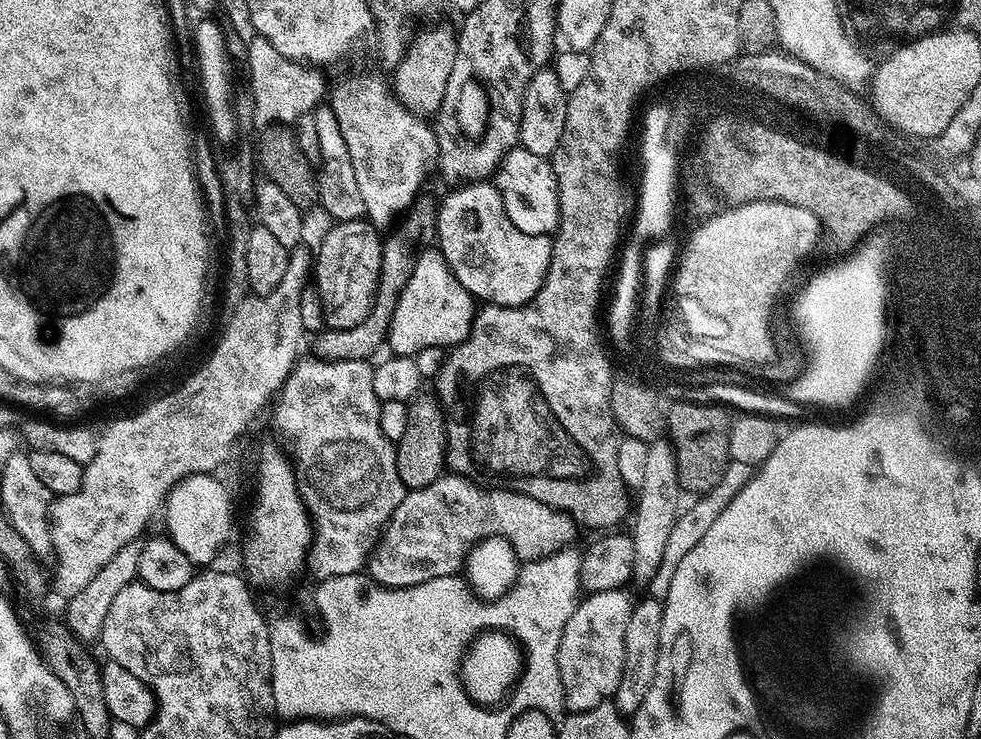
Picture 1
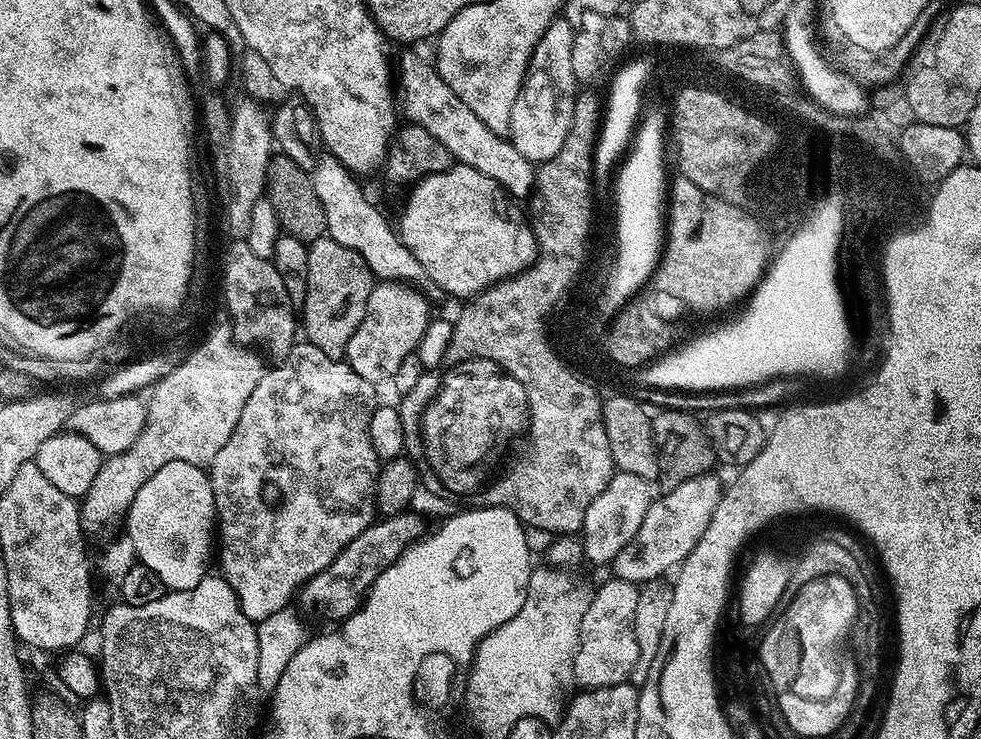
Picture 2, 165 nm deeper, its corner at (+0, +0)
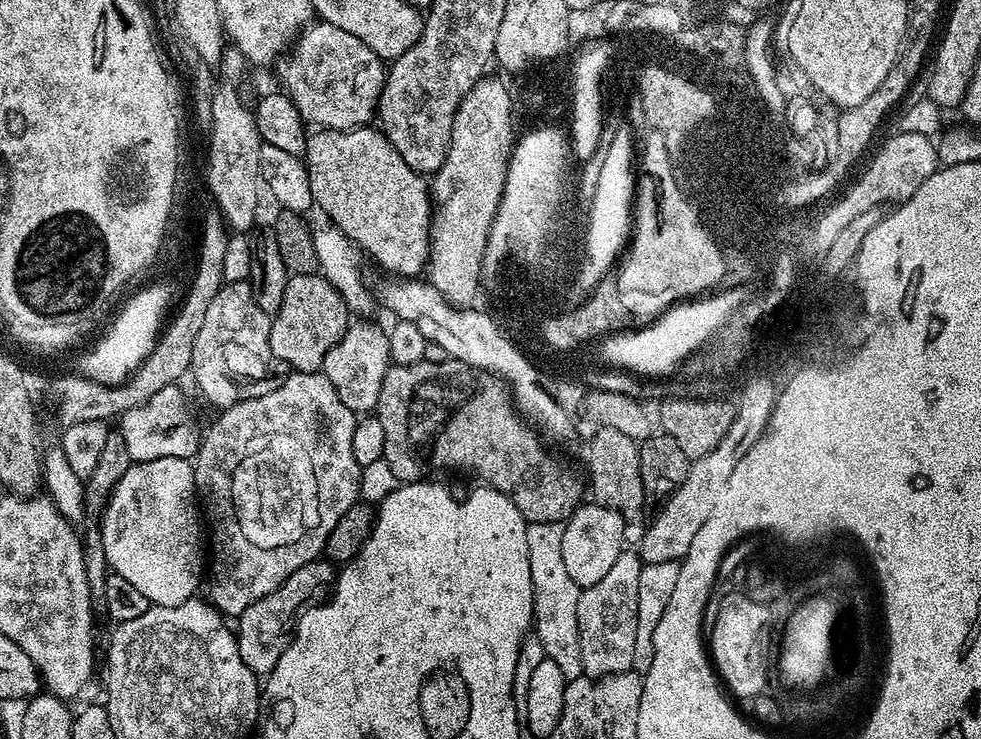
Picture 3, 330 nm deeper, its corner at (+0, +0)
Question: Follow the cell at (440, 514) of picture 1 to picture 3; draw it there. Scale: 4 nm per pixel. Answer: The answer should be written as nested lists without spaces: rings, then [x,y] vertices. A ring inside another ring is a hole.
[[[314,559],[306,566],[294,570],[294,574],[290,574],[290,578],[286,578],[286,582],[278,586],[278,590],[266,594],[266,598],[258,598],[254,606],[246,606],[246,610],[238,618],[237,624],[240,625],[235,625],[234,631],[242,660],[257,677],[268,677],[274,666],[278,666],[278,658],[282,658],[292,640],[300,613],[309,606],[322,604],[329,599],[337,575],[337,569],[327,559]]]

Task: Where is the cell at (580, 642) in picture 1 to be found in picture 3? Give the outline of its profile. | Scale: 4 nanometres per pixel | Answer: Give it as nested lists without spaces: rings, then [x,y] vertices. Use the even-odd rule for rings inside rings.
[[[624,550],[617,562],[599,581],[585,587],[578,598],[577,622],[580,631],[583,675],[593,678],[631,672],[636,660],[636,635],[642,613],[638,610],[638,574],[642,561],[635,551]]]

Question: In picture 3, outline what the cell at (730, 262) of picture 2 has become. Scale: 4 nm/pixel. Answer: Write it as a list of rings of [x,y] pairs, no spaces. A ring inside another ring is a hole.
[[[659,134],[649,135],[644,140],[644,153],[638,156],[640,174],[635,177],[630,243],[615,275],[625,288],[669,293],[675,298],[696,298],[725,279],[725,255],[717,237],[700,225],[701,213],[675,181],[666,144]]]

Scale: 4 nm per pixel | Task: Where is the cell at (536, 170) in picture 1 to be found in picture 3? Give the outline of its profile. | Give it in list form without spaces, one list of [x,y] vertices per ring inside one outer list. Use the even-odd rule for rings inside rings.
[[[313,22],[300,33],[298,37],[298,43],[295,45],[296,53],[289,58],[288,64],[284,64],[280,68],[280,80],[283,91],[294,102],[294,106],[298,106],[298,114],[304,120],[305,125],[315,127],[320,130],[331,130],[333,132],[346,132],[349,128],[358,128],[361,126],[368,126],[373,123],[374,117],[378,112],[378,105],[380,102],[380,92],[384,89],[384,77],[386,75],[385,61],[381,60],[380,56],[370,50],[370,46],[366,46],[366,42],[362,42],[362,38],[354,38],[354,34],[348,33],[346,30],[342,30],[338,26],[333,24],[326,24],[323,22]]]

